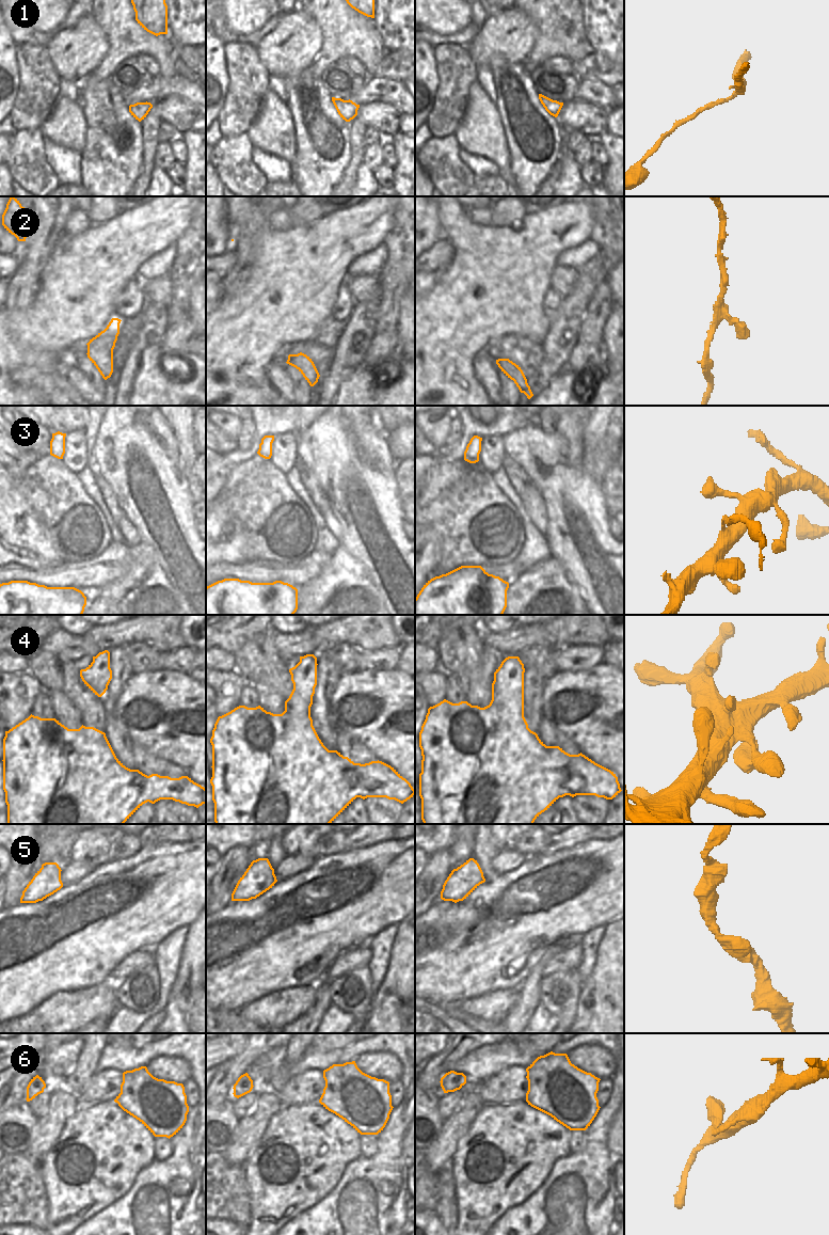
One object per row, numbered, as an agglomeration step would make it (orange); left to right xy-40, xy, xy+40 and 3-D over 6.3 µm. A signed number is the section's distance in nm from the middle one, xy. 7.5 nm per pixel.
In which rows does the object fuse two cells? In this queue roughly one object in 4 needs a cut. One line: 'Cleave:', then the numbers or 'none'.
Cleave: none

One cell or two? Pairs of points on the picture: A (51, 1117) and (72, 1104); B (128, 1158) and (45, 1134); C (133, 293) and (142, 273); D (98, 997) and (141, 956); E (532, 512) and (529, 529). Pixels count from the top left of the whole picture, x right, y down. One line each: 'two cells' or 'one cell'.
A: one cell
B: two cells
C: two cells
D: two cells
E: two cells

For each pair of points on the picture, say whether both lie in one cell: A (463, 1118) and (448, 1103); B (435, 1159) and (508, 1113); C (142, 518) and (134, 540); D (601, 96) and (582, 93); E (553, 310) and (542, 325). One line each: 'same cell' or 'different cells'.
A: different cells
B: different cells
C: different cells
D: same cell
E: different cells

